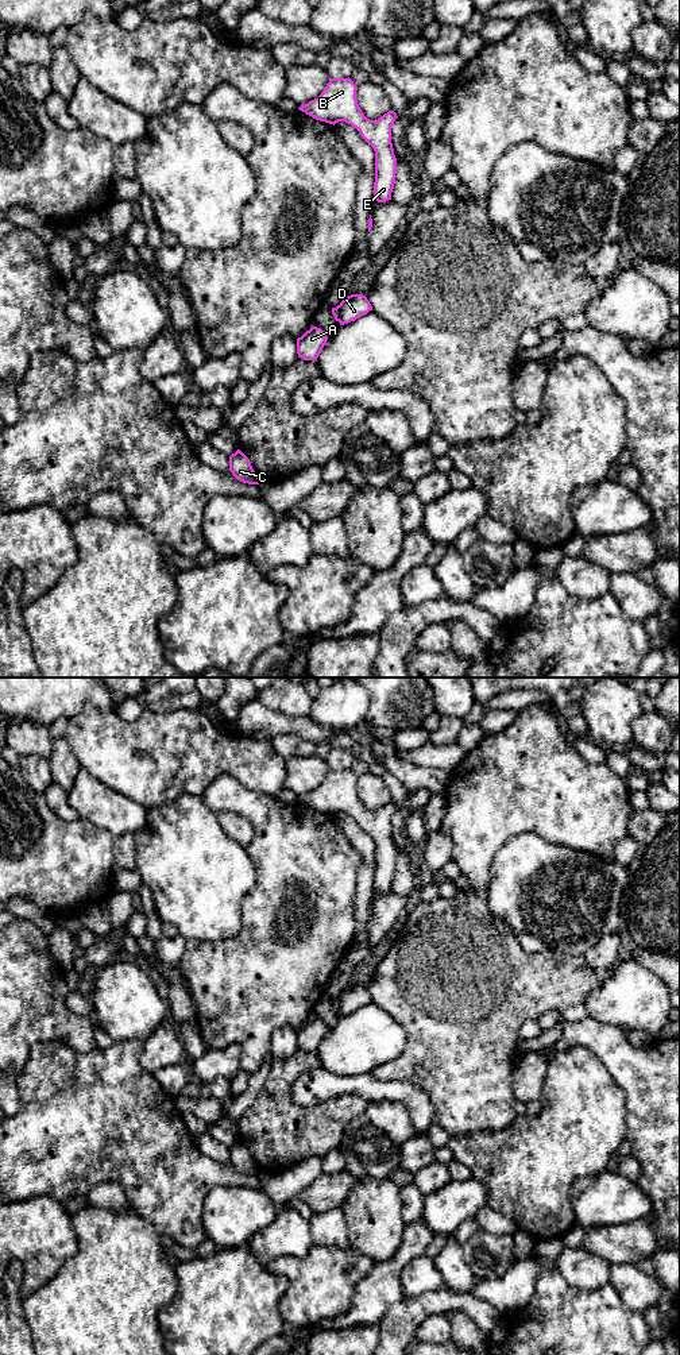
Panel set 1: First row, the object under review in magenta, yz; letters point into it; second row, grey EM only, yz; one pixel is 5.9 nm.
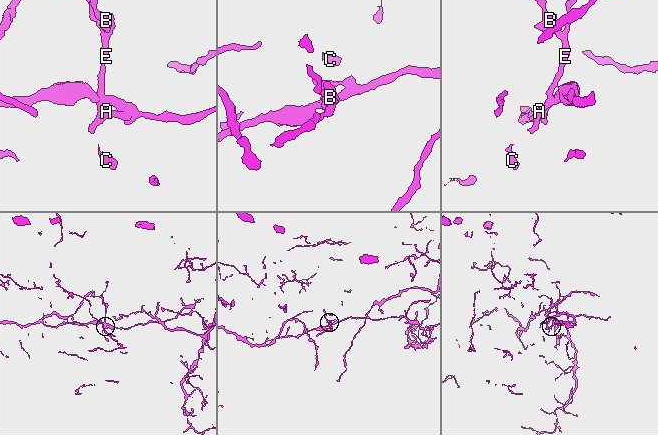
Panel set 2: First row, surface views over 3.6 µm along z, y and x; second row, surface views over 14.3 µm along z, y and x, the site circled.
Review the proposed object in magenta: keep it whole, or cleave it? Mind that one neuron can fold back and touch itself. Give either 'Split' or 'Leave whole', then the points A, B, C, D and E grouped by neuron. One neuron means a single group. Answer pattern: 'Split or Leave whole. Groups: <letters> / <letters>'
Split. Groups: A B C E / D

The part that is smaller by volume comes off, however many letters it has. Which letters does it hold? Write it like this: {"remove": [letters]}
{"remove": ["D"]}

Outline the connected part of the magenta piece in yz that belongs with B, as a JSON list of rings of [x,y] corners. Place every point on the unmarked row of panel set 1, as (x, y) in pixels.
[[[329,769],[321,785],[298,800],[316,811],[336,815],[345,812],[356,819],[375,842],[374,889],[378,893],[391,891],[395,875],[397,849],[391,834],[391,818],[398,808],[389,802],[378,811],[370,811],[356,791],[358,777],[348,769]]]

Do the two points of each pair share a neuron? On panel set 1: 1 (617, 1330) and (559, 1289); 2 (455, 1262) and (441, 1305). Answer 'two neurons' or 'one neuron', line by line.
1: one neuron
2: two neurons

